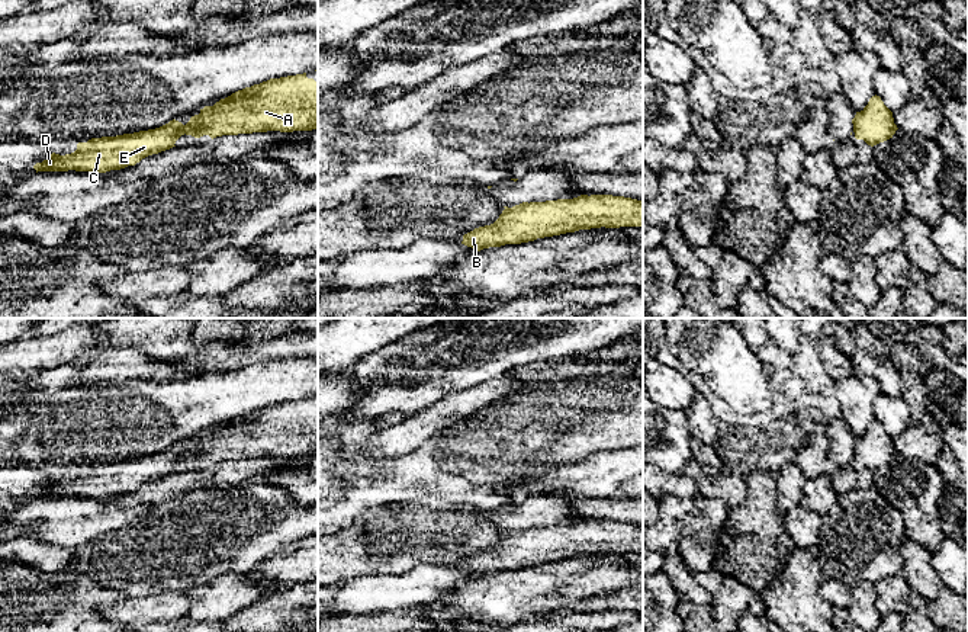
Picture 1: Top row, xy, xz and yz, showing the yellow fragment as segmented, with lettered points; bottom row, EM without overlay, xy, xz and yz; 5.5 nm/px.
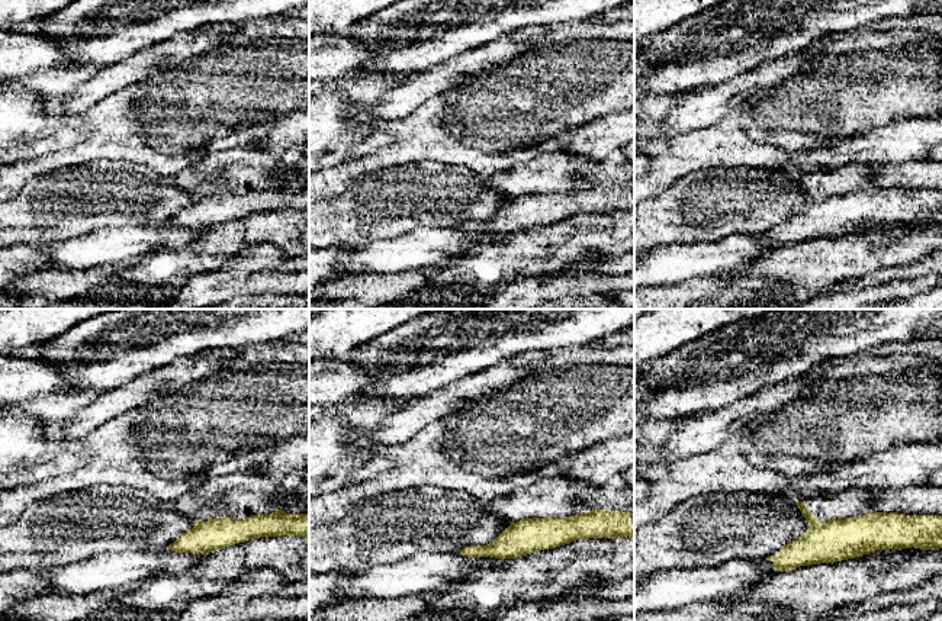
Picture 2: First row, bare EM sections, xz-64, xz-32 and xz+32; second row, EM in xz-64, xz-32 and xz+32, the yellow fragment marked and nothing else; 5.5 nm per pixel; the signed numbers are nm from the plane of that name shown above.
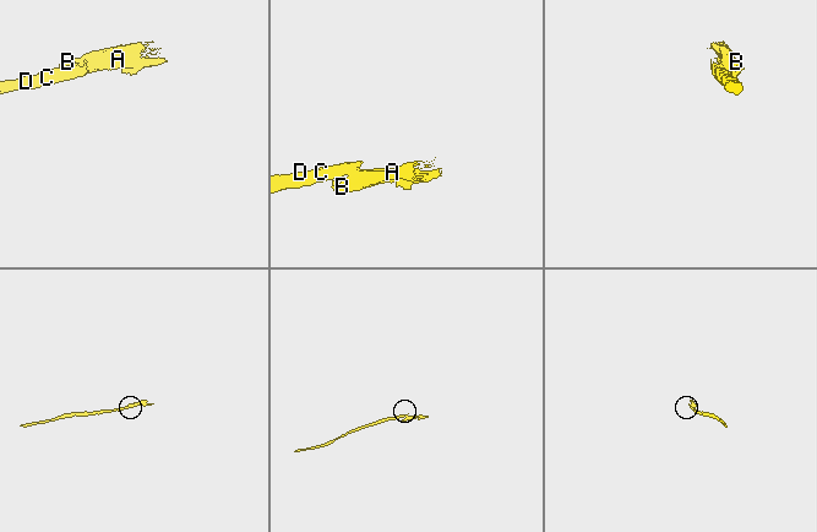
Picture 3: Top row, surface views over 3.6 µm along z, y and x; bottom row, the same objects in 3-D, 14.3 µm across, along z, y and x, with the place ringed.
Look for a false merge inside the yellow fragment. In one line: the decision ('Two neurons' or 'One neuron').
Two neurons

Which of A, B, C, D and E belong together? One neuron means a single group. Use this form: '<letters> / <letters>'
A B / C D E

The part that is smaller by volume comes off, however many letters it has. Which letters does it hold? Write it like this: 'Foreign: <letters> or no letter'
Foreign: A, B

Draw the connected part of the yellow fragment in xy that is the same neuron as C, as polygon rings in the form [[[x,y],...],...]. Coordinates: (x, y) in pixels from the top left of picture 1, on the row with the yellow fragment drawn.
[[[173,119],[168,123],[148,131],[123,134],[116,137],[91,138],[78,142],[71,154],[52,153],[33,169],[38,171],[93,171],[106,173],[135,166],[142,158],[176,147],[176,141],[184,135],[186,125]]]

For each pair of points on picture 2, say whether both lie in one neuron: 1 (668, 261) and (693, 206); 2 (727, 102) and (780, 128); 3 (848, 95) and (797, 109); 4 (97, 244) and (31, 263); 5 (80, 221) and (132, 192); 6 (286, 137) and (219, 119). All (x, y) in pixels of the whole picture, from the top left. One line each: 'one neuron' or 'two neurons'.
1: two neurons
2: two neurons
3: one neuron
4: two neurons
5: one neuron
6: two neurons

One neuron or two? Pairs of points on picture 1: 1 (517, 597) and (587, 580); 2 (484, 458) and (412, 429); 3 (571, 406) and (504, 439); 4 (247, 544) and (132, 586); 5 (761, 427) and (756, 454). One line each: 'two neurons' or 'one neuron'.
1: one neuron
2: two neurons
3: one neuron
4: one neuron
5: one neuron

